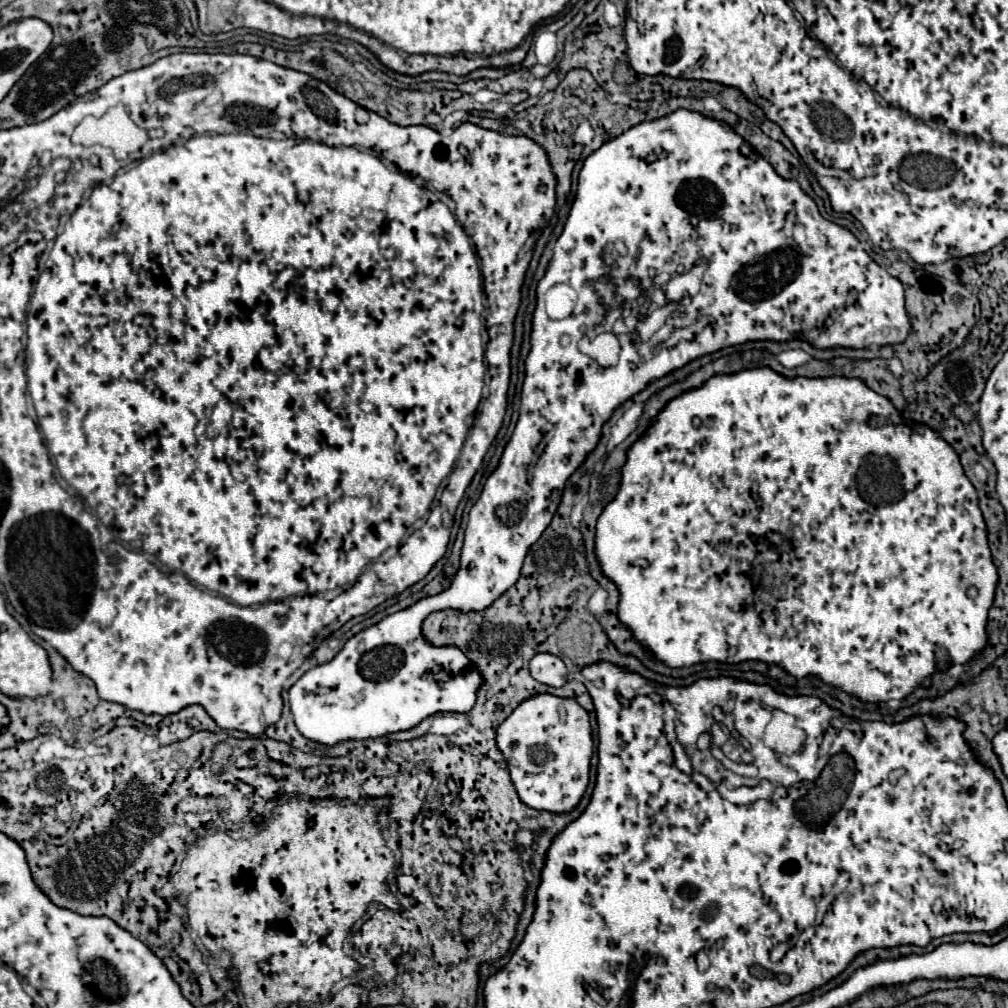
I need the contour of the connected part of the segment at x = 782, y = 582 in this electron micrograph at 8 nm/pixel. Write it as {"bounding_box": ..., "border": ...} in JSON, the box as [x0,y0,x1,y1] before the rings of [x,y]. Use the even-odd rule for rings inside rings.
{"bounding_box":[595,366,999,702],"border":[[[763,366],[763,368],[751,368],[751,370],[741,370],[741,372],[735,372],[735,374],[715,374],[715,376],[711,376],[711,378],[709,378],[709,380],[705,380],[705,382],[703,382],[703,384],[701,384],[701,386],[699,386],[699,388],[691,388],[691,390],[687,390],[687,392],[681,392],[681,394],[679,394],[679,396],[675,396],[675,398],[673,398],[673,400],[669,400],[669,402],[667,402],[667,404],[665,404],[665,406],[663,406],[663,408],[661,408],[661,410],[659,410],[659,414],[657,414],[657,416],[655,416],[655,418],[653,418],[653,422],[651,422],[651,426],[649,426],[649,428],[647,428],[647,430],[645,430],[645,434],[643,434],[643,436],[641,436],[641,438],[639,438],[639,440],[635,440],[635,442],[633,442],[633,444],[631,444],[631,446],[629,446],[629,448],[627,448],[627,460],[625,460],[625,464],[623,464],[623,468],[621,468],[621,484],[619,484],[619,492],[617,492],[617,494],[615,494],[615,498],[613,498],[613,500],[611,500],[611,502],[609,502],[609,504],[607,504],[607,506],[605,506],[605,508],[603,508],[603,512],[601,512],[601,516],[599,516],[599,518],[597,518],[597,530],[595,530],[595,556],[597,556],[597,562],[599,562],[599,568],[601,568],[601,572],[603,572],[603,576],[607,576],[607,578],[609,578],[609,580],[611,580],[611,582],[613,582],[613,584],[615,584],[615,586],[617,586],[617,590],[619,590],[619,604],[617,604],[617,618],[619,618],[619,622],[621,622],[621,624],[623,624],[623,626],[625,626],[625,628],[627,628],[627,630],[629,630],[629,632],[631,632],[631,638],[633,638],[633,640],[635,640],[635,642],[637,642],[637,644],[641,644],[641,646],[643,646],[643,648],[647,648],[647,650],[649,650],[649,654],[651,654],[651,658],[653,658],[653,660],[659,660],[659,662],[663,662],[663,664],[665,664],[665,666],[669,666],[669,668],[687,668],[687,666],[693,666],[693,664],[699,664],[699,662],[723,662],[723,664],[739,664],[739,662],[745,662],[745,660],[761,660],[761,662],[765,662],[765,664],[773,664],[773,666],[779,666],[779,668],[781,668],[781,670],[785,670],[785,672],[787,672],[787,674],[791,674],[791,676],[793,676],[793,678],[807,678],[807,676],[817,676],[817,678],[819,678],[819,680],[821,680],[821,682],[823,682],[823,684],[827,684],[827,686],[837,686],[837,688],[841,688],[841,690],[843,690],[843,692],[847,692],[847,694],[851,694],[851,696],[855,696],[855,698],[859,698],[859,700],[861,700],[861,702],[887,702],[887,700],[891,700],[891,698],[893,698],[893,700],[903,700],[903,698],[905,698],[905,696],[909,696],[909,694],[911,694],[911,692],[913,692],[913,690],[915,690],[915,688],[919,688],[919,686],[925,686],[925,684],[927,684],[927,682],[929,682],[929,680],[931,680],[931,676],[933,676],[933,674],[935,674],[935,672],[939,672],[939,670],[945,670],[945,666],[947,666],[947,664],[967,664],[967,662],[969,662],[969,660],[973,660],[973,658],[975,658],[975,656],[979,656],[979,654],[981,654],[981,650],[983,650],[983,648],[985,648],[985,644],[987,644],[987,612],[989,612],[989,608],[991,608],[991,606],[993,606],[993,596],[995,596],[995,588],[997,588],[997,582],[999,582],[999,576],[997,576],[997,568],[995,568],[995,566],[993,566],[993,558],[991,558],[991,550],[989,550],[989,542],[987,542],[987,526],[985,526],[985,520],[983,520],[983,514],[981,514],[981,508],[979,508],[979,498],[977,498],[977,490],[975,490],[975,486],[973,486],[973,484],[971,484],[971,482],[969,482],[969,478],[967,478],[967,476],[965,476],[965,472],[963,472],[963,466],[961,466],[961,462],[959,462],[959,456],[957,456],[957,452],[955,452],[955,450],[953,450],[953,448],[951,448],[951,446],[949,446],[949,444],[947,444],[947,442],[945,442],[945,440],[943,440],[943,438],[941,438],[941,436],[939,436],[939,432],[935,432],[935,430],[933,430],[933,428],[929,428],[929,426],[927,426],[927,424],[919,424],[919,422],[911,422],[911,424],[909,424],[909,422],[907,422],[907,418],[903,418],[903,414],[901,414],[901,412],[899,412],[899,410],[897,410],[897,408],[895,408],[895,406],[893,406],[893,404],[891,404],[891,400],[889,400],[889,398],[887,398],[887,396],[881,396],[881,394],[877,394],[877,392],[875,392],[875,390],[871,390],[871,388],[869,388],[869,386],[867,386],[867,384],[865,384],[865,382],[863,382],[863,380],[859,380],[859,378],[845,378],[845,376],[827,376],[827,378],[805,378],[805,376],[797,376],[797,378],[787,378],[787,376],[781,376],[781,374],[777,374],[777,372],[775,372],[775,370],[771,370],[771,368],[767,368],[767,366]],[[765,532],[770,532],[770,533],[768,533],[768,534],[767,534],[767,535],[766,535],[766,539],[765,539],[765,541],[764,541],[764,542],[763,542],[763,548],[762,548],[762,551],[765,551],[765,552],[766,552],[766,553],[767,553],[767,555],[769,555],[769,556],[773,556],[773,560],[775,560],[775,561],[777,561],[777,560],[778,560],[778,559],[779,559],[779,557],[780,557],[780,556],[781,556],[781,555],[782,555],[782,554],[783,554],[783,553],[784,553],[784,552],[790,552],[790,551],[792,551],[792,550],[794,550],[794,549],[796,549],[796,548],[795,548],[795,547],[794,547],[794,545],[793,545],[793,543],[792,543],[792,541],[791,541],[791,539],[789,539],[789,538],[793,538],[793,542],[795,542],[795,546],[797,546],[797,550],[795,550],[795,552],[791,552],[791,554],[783,554],[783,558],[781,558],[781,560],[779,560],[779,562],[771,562],[771,564],[767,564],[767,570],[765,570],[765,574],[763,574],[763,572],[764,572],[764,569],[765,569],[765,562],[764,562],[764,561],[760,561],[760,562],[759,562],[759,563],[758,563],[758,564],[757,564],[757,565],[756,565],[756,566],[754,566],[754,567],[752,567],[752,568],[751,568],[751,562],[755,562],[755,560],[759,560],[759,558],[763,558],[763,556],[761,556],[761,552],[759,552],[759,548],[757,548],[757,544],[755,544],[755,542],[753,542],[753,536],[763,536],[763,534],[765,534]],[[749,568],[751,568],[751,569],[750,569],[750,571],[749,571],[749,575],[750,575],[750,577],[751,577],[751,579],[752,579],[752,580],[754,580],[754,582],[755,582],[755,583],[757,583],[757,579],[758,579],[758,578],[759,578],[759,577],[761,577],[761,588],[759,588],[759,590],[755,590],[755,594],[753,594],[753,602],[755,602],[755,610],[751,610],[751,608],[749,608],[749,610],[743,610],[743,604],[749,604],[749,584],[751,584],[751,580],[749,580],[749,578],[747,578],[747,576],[745,576],[745,572],[747,572],[747,570],[749,570]],[[827,570],[831,570],[831,572],[833,572],[833,578],[831,578],[831,576],[829,576],[829,574],[827,574]]]}

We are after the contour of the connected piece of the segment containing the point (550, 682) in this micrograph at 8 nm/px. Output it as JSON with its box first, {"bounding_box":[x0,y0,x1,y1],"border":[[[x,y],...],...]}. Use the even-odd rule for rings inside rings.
{"bounding_box":[529,654,567,686],"border":[[[535,654],[529,664],[531,676],[547,686],[563,686],[563,674],[567,674],[565,664],[551,654]]]}

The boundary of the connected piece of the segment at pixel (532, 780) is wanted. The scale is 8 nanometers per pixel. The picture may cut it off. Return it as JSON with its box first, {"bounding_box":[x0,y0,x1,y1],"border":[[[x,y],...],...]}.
{"bounding_box":[497,694,593,814],"border":[[[551,694],[525,700],[499,726],[497,746],[509,764],[511,780],[523,804],[563,814],[581,802],[589,784],[593,734],[589,714],[575,700]]]}

